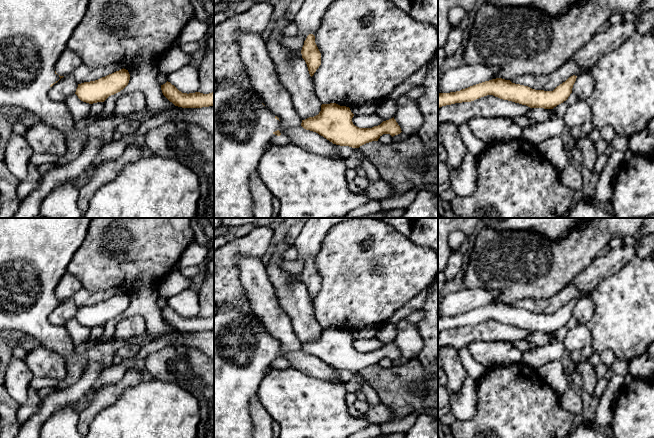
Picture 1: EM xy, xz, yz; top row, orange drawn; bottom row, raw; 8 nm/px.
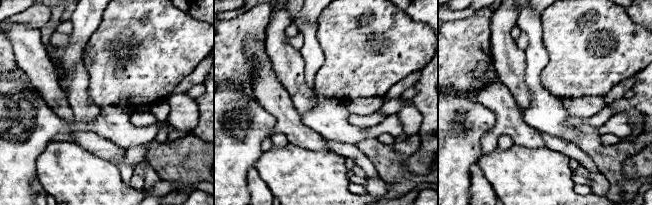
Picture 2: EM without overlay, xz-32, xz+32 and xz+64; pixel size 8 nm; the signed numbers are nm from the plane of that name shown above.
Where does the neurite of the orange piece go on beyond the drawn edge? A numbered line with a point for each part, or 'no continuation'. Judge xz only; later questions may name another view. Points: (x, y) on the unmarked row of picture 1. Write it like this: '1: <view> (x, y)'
1: xz (243, 351)

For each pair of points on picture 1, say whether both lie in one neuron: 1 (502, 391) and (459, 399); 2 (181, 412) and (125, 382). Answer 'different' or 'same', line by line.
1: different
2: different

